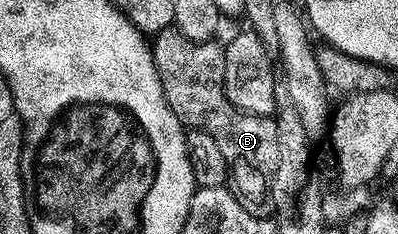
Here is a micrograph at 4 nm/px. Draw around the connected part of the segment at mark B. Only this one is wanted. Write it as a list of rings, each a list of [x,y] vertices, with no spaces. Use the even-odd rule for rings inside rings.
[[[165,29],[157,33],[152,41],[154,66],[162,84],[164,99],[171,111],[182,120],[183,126],[187,130],[200,129],[216,139],[216,147],[220,147],[220,155],[224,155],[226,166],[230,168],[228,181],[240,207],[257,217],[269,218],[272,208],[268,190],[280,159],[275,118],[253,117],[250,113],[241,113],[226,98],[226,50],[218,44],[217,40],[189,41],[177,29]]]

